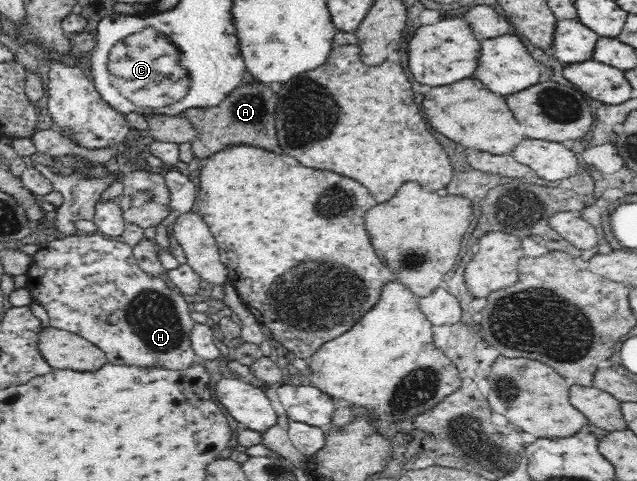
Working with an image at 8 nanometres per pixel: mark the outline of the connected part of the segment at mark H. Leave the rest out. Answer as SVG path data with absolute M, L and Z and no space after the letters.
M82 234L68 236L66 238L56 238L52 242L48 242L44 248L39 248L31 260L29 271L27 272L26 287L32 295L32 300L35 303L41 304L49 316L49 324L53 327L60 328L68 332L74 332L92 341L96 346L100 347L105 352L107 359L112 364L138 364L138 365L156 365L156 367L164 367L167 369L183 369L190 366L195 360L198 359L197 354L191 345L190 334L194 326L194 320L190 313L192 311L192 300L184 296L178 291L170 282L161 275L150 275L144 269L140 268L136 257L133 255L133 248L119 238L111 238L103 234Z

